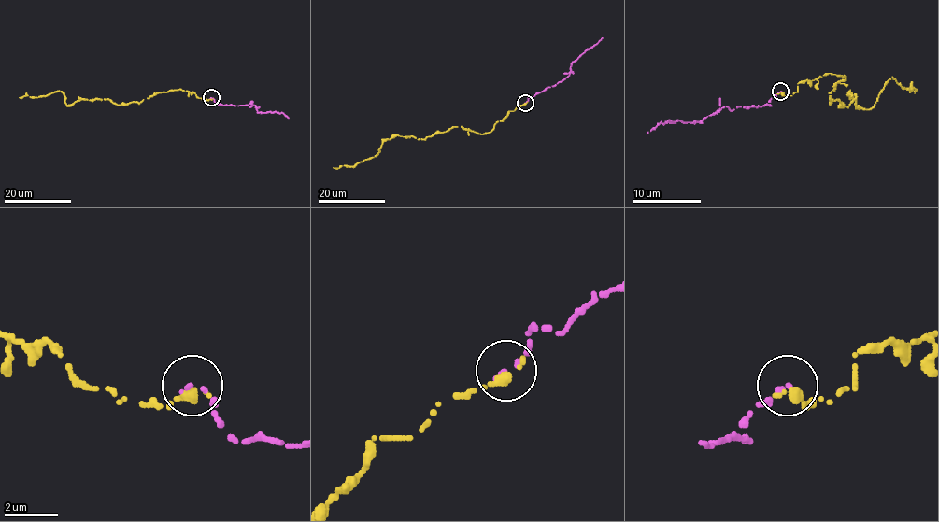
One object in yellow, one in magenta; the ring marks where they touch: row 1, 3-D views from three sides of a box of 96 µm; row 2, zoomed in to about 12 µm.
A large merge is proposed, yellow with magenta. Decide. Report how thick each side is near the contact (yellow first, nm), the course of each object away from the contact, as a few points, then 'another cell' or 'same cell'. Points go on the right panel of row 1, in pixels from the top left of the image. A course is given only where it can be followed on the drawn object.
360/150 nm | yellow via (782, 91), (826, 73), (846, 77), (830, 91), (842, 105), (848, 93), (868, 108), (889, 77), (914, 91) | magenta via (780, 91), (770, 100), (771, 105), (737, 107), (732, 110), (721, 107), (699, 122), (660, 122), (647, 133) | same cell

